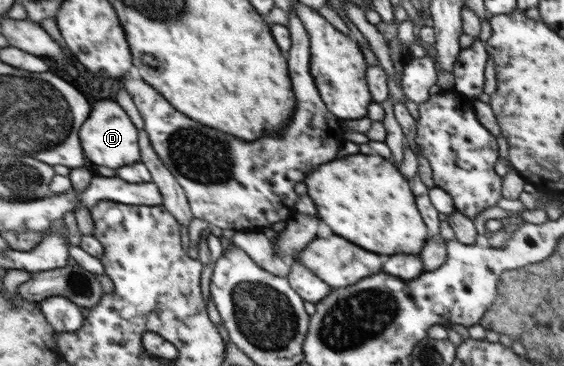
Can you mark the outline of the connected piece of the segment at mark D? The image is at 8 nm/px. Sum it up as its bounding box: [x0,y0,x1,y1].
[80,100,141,171]

